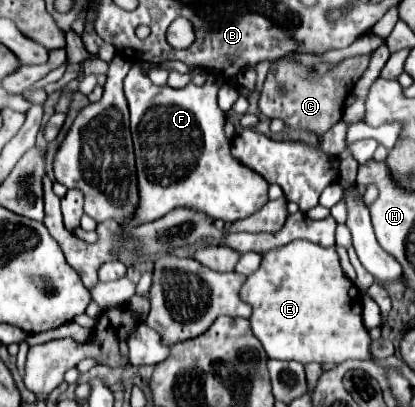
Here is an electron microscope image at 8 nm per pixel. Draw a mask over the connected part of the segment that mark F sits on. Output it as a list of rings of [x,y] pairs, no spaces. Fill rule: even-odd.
[[[138,63],[132,65],[130,73],[126,75],[123,81],[123,89],[126,101],[128,101],[128,107],[130,107],[130,125],[132,125],[132,141],[134,141],[134,149],[136,149],[136,169],[138,169],[138,187],[140,187],[140,205],[138,205],[138,209],[136,209],[134,223],[154,221],[154,219],[166,215],[168,211],[172,211],[172,209],[176,209],[176,207],[200,209],[200,211],[212,215],[214,219],[222,219],[222,221],[226,221],[226,223],[234,223],[234,221],[238,221],[238,219],[244,219],[244,217],[248,217],[248,215],[252,215],[254,211],[258,211],[258,209],[268,201],[268,195],[266,195],[268,183],[266,183],[258,173],[254,173],[254,171],[250,171],[248,167],[244,167],[242,163],[238,163],[238,159],[234,159],[232,153],[230,153],[232,143],[230,143],[230,139],[228,139],[226,133],[224,133],[226,117],[224,117],[224,111],[218,107],[218,101],[216,101],[216,93],[218,93],[218,89],[220,89],[220,85],[222,85],[222,81],[220,81],[218,77],[210,75],[210,77],[206,79],[206,83],[200,85],[200,87],[198,87],[198,85],[192,85],[192,83],[186,85],[186,87],[182,87],[182,89],[172,89],[172,87],[166,87],[166,85],[164,85],[164,87],[158,87],[158,85],[154,85],[154,83],[146,77],[146,73],[142,71],[142,65],[138,65]]]

